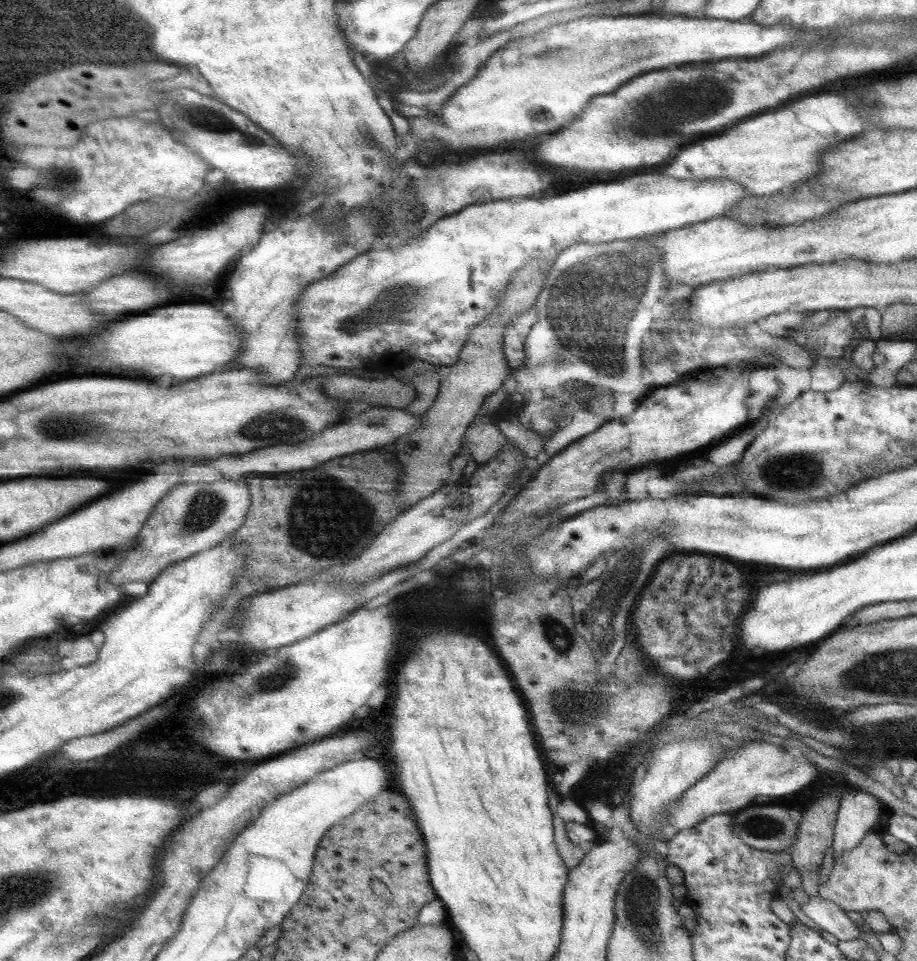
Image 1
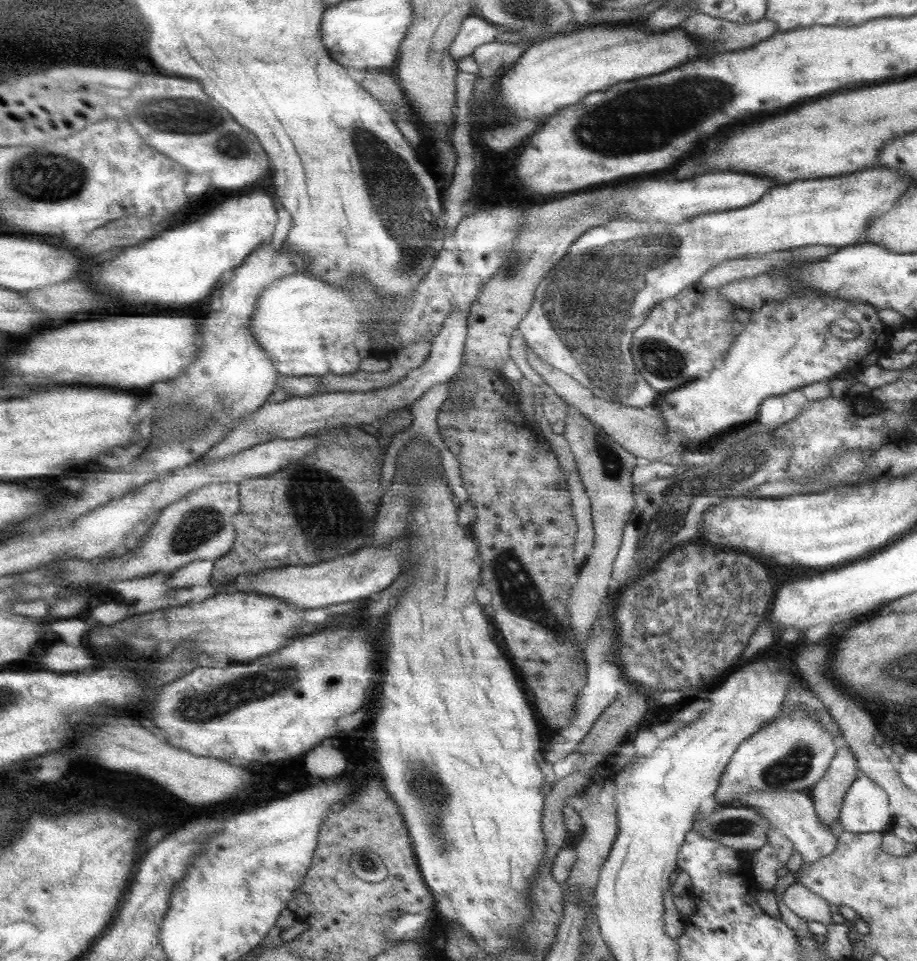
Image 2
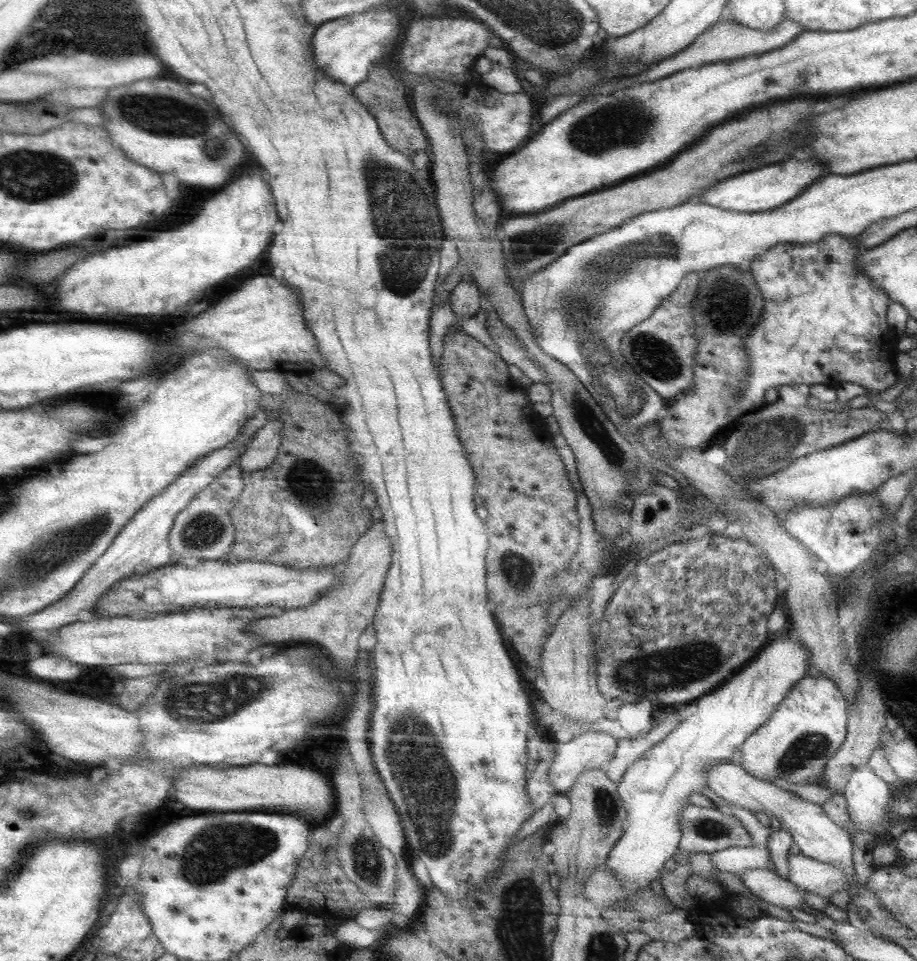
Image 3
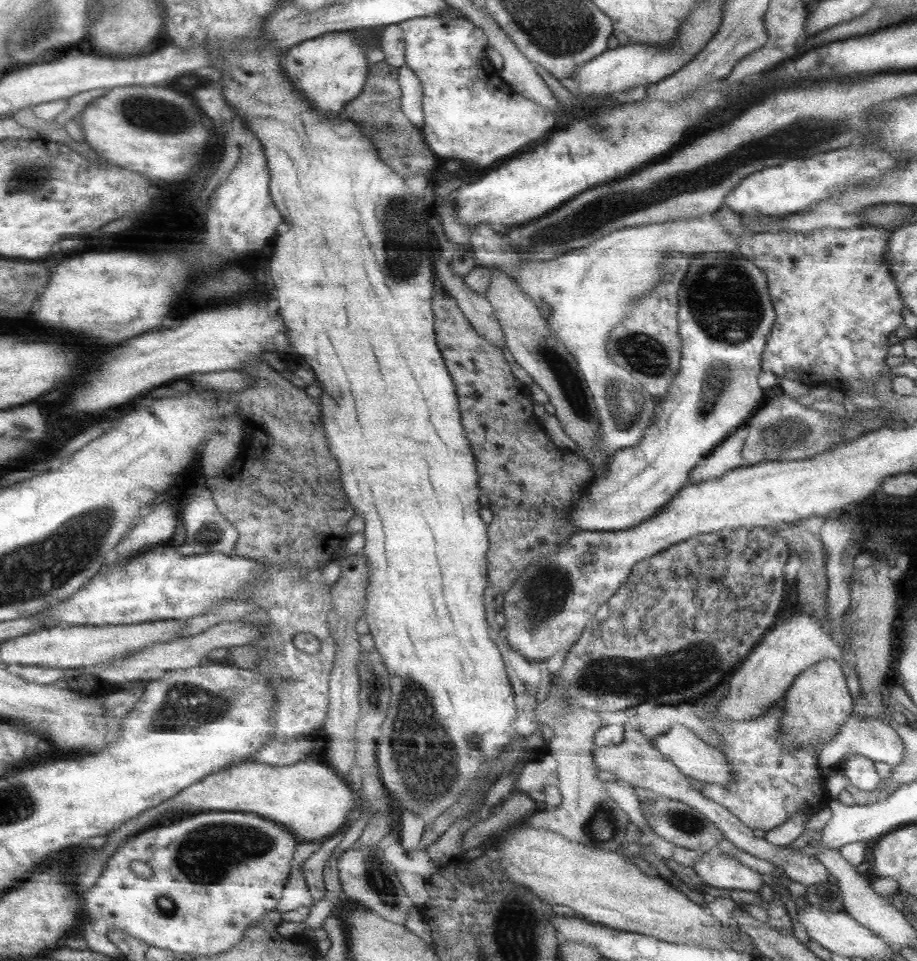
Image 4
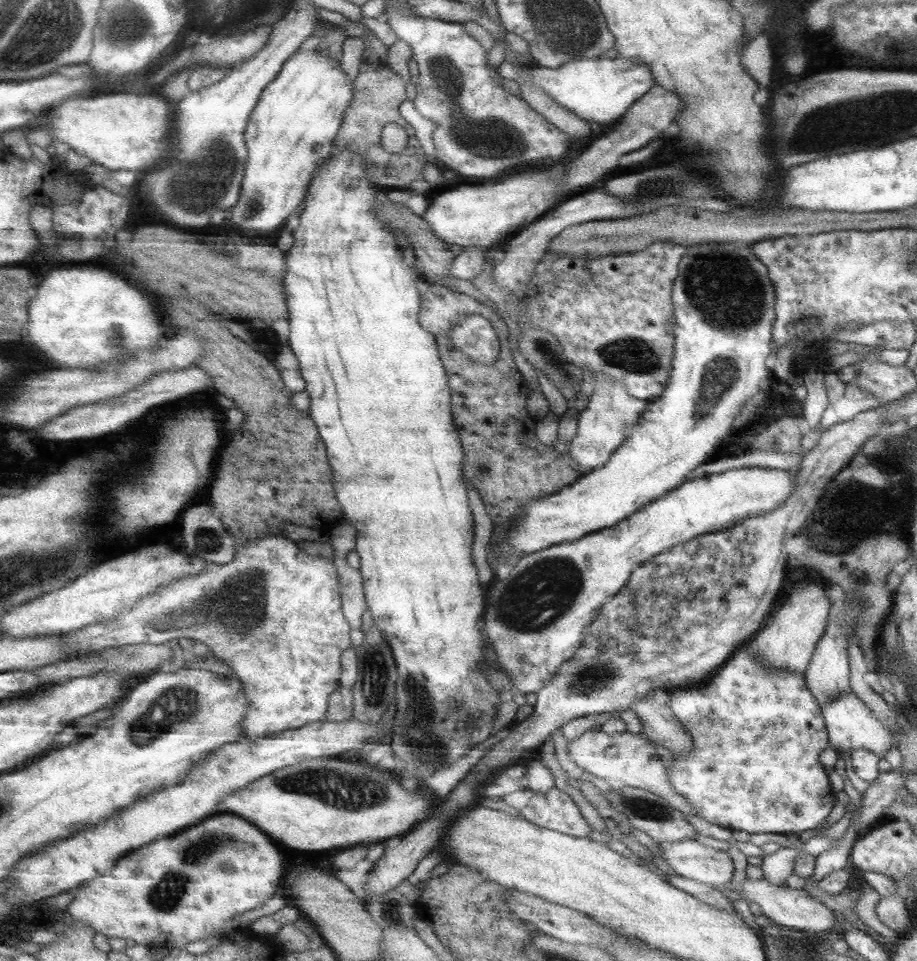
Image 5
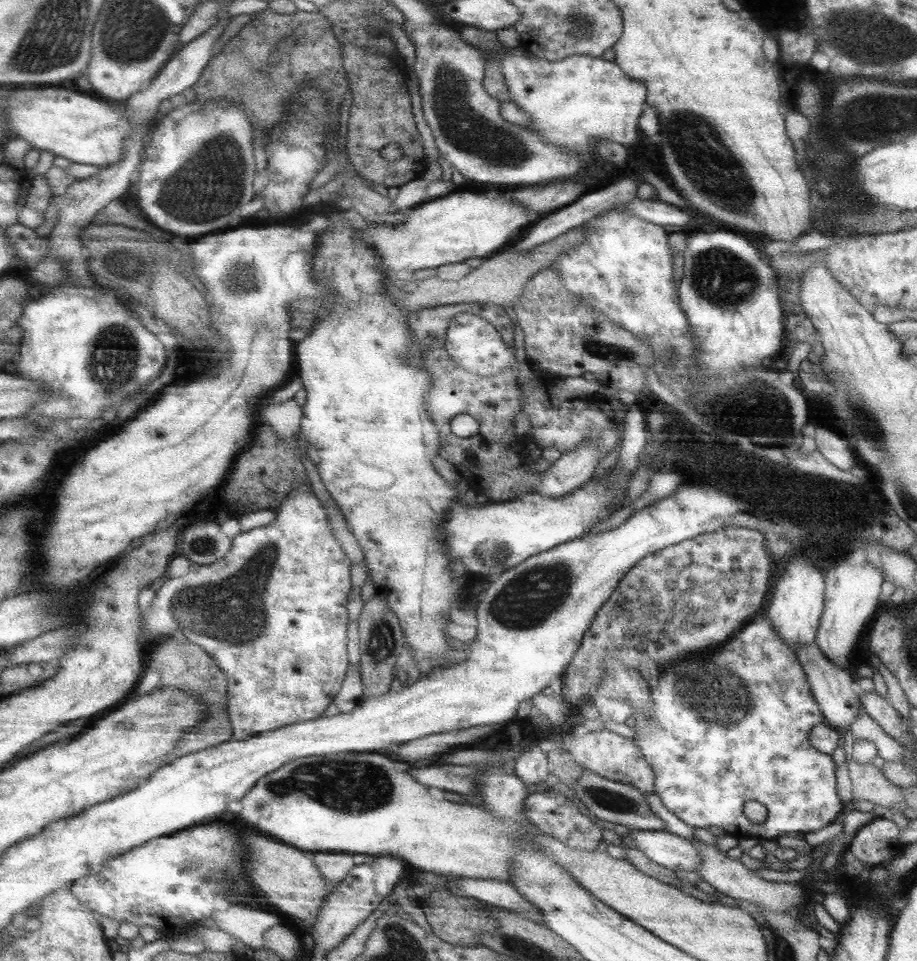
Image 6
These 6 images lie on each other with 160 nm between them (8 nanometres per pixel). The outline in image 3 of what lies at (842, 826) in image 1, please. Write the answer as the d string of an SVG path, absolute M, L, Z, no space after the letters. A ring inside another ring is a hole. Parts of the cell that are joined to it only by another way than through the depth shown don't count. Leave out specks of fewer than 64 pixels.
M866 763L853 769L842 795L851 823L856 828L870 830L883 821L895 794L892 785L877 777Z

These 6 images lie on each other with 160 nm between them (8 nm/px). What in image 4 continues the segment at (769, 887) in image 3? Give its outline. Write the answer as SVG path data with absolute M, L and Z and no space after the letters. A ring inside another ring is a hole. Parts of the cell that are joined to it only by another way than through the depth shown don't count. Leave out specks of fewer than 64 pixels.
M716 850L703 852L702 856L689 867L697 873L697 876L699 876L707 886L733 890L747 890L755 893L763 886L761 875L756 870L741 864L735 858L726 857L725 854L720 855Z

